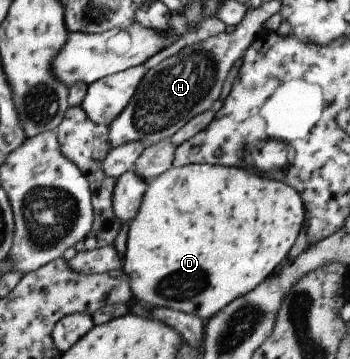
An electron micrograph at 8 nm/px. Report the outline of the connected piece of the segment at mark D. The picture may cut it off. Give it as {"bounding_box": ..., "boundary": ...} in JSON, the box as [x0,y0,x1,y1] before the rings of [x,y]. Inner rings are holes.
{"bounding_box":[121,164,304,322],"boundary":[[[189,164],[180,168],[169,168],[169,171],[159,174],[157,178],[153,178],[146,183],[145,192],[141,196],[139,210],[137,210],[135,218],[129,222],[121,270],[127,276],[130,295],[136,298],[137,301],[152,304],[153,306],[163,306],[163,308],[173,308],[177,312],[199,316],[201,320],[206,322],[213,314],[227,306],[229,302],[244,296],[263,280],[271,276],[275,266],[283,258],[288,257],[289,249],[295,242],[303,222],[304,209],[300,195],[293,188],[283,184],[283,182],[267,179],[260,174],[251,174],[251,172],[247,172],[243,168],[231,168],[231,166],[223,168],[223,166],[219,165]]]}

